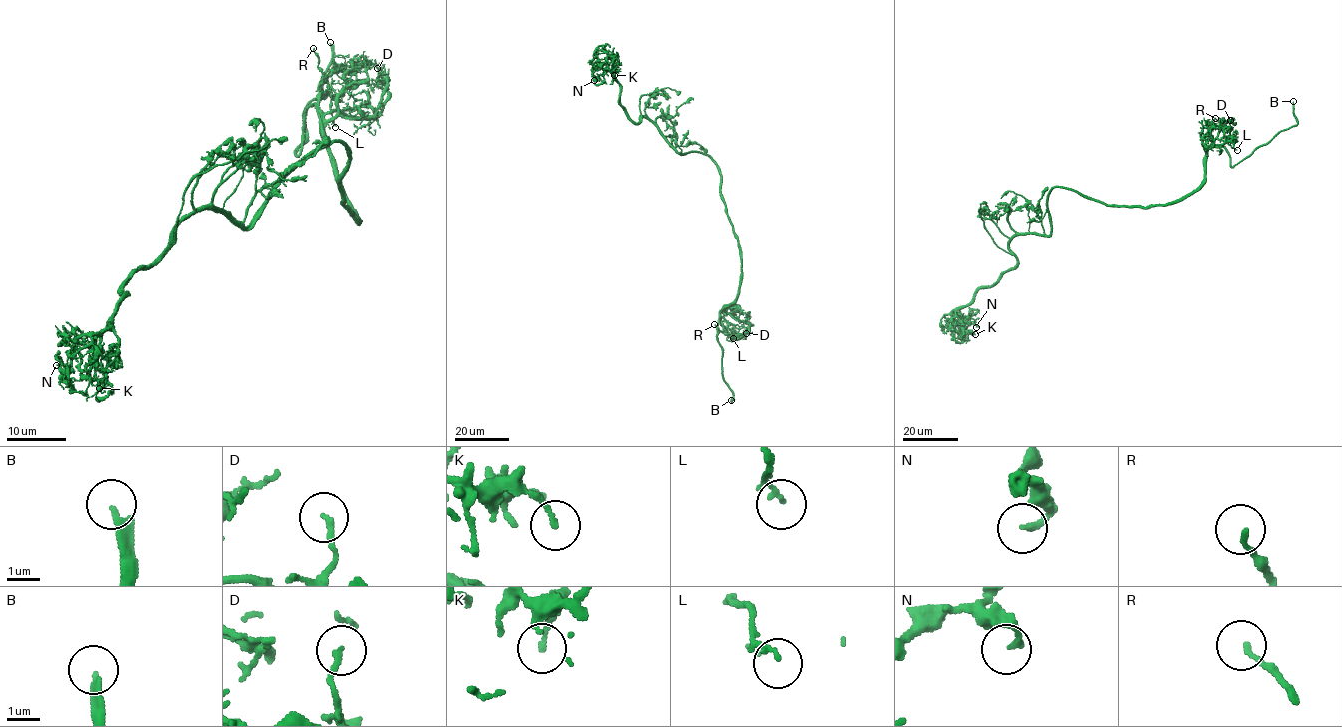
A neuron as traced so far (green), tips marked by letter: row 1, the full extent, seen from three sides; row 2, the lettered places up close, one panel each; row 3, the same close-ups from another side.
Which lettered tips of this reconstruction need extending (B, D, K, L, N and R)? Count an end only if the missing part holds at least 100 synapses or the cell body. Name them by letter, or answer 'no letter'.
B

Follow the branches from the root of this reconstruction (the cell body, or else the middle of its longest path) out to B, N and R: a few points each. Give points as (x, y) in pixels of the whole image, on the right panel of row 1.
B: (1083, 197), (1147, 207), (1182, 200), (1203, 180), (1210, 146), (1222, 146), (1234, 166), (1297, 123), (1293, 101)
N: (1083, 197), (1053, 188), (1050, 233), (1016, 235), (1009, 249), (1016, 265), (944, 316), (961, 330), (976, 327)
R: (1083, 197), (1107, 204), (1147, 207), (1184, 199), (1204, 178), (1208, 146), (1229, 134), (1215, 118)

